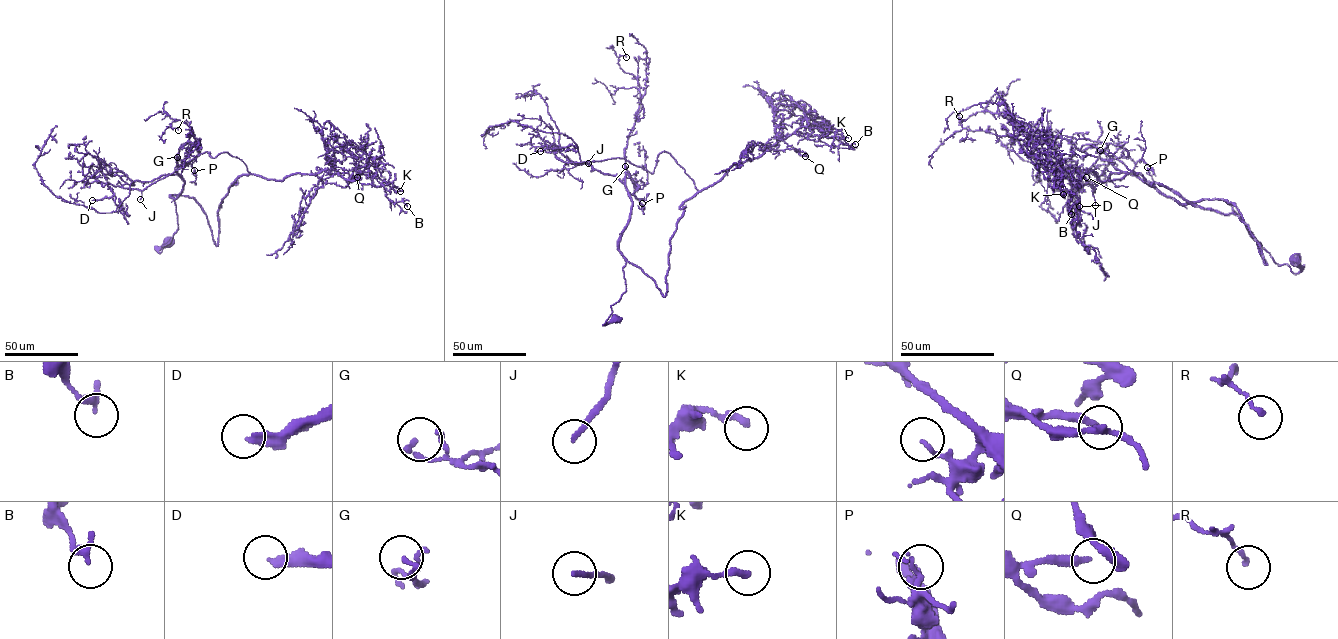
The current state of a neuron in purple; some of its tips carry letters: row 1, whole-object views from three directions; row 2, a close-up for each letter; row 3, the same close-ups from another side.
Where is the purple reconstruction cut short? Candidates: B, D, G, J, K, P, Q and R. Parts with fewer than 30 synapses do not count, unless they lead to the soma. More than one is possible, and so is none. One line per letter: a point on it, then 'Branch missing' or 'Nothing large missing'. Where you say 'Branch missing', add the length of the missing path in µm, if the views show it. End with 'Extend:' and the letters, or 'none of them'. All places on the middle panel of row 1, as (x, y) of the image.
B: Place: (855, 144). Nothing large missing
D: Place: (540, 151). Branch missing. Missing length about 90 µm
G: Place: (625, 166). Nothing large missing
J: Place: (588, 163). Branch missing. Missing length about 30 µm
K: Place: (848, 138). Nothing large missing
P: Place: (642, 203). Nothing large missing
Q: Place: (805, 156). Nothing large missing
R: Place: (626, 57). Nothing large missing
Extend: D, J

